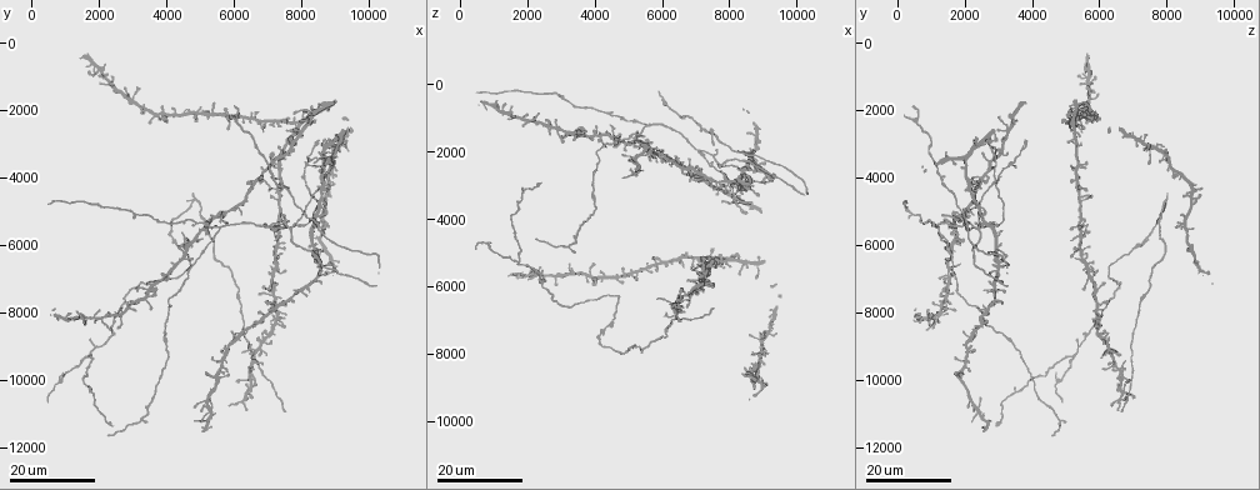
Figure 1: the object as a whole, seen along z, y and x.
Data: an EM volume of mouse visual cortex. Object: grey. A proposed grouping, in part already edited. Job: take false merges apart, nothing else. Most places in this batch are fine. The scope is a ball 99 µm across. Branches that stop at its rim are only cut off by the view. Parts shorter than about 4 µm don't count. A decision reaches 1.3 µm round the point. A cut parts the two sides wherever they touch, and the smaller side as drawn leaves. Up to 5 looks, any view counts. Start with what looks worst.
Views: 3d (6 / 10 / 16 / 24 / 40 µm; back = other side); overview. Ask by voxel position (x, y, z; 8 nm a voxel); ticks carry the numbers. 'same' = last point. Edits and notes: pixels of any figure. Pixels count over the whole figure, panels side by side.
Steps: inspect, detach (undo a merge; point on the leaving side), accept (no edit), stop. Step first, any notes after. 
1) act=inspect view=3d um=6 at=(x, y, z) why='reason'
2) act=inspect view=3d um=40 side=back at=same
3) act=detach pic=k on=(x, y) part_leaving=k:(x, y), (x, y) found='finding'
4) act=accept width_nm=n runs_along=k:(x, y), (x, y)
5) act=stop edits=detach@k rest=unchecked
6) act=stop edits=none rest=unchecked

act=inspect view=3d um=24 at=(5600, 5400, 1200) why='thin arm on a thick one'

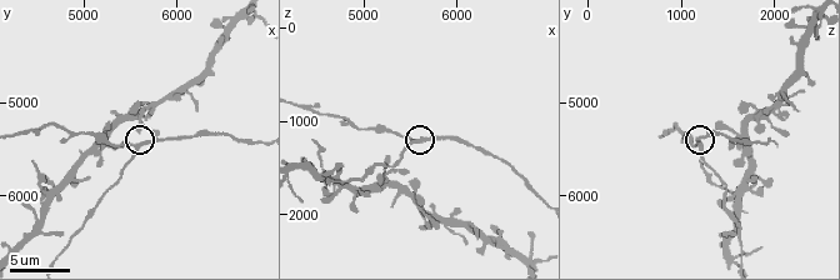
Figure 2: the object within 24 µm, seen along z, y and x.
act=inspect view=3d um=6 at=(5600, 5500, 1250) why='zoom in'

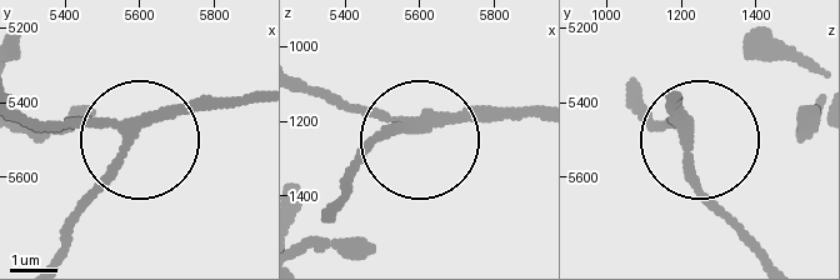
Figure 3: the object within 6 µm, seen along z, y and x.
act=accept width_nm=210 runs_along=3:(248, 98), (200, 98), (129, 134), (20, 121) found='all the same cell'

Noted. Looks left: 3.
act=inspect view=3d um=16 at=(4900, 4700, 7900) why='three-way junction'

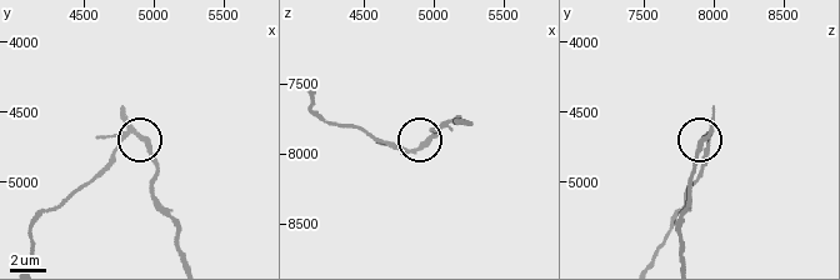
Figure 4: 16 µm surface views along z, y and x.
act=inspect view=3d um=10 at=(4880, 4660, 7940)

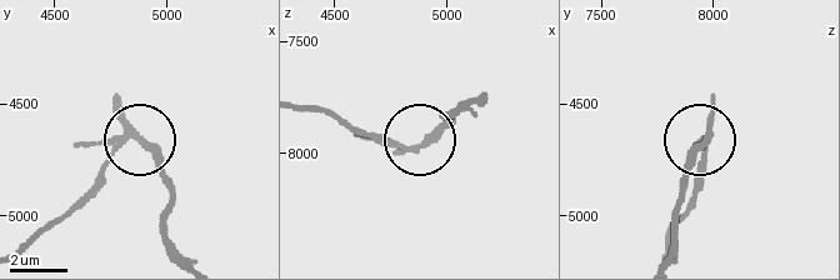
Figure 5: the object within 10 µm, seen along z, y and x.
act=detach pic=5 on=(99, 175) part_leaving=5:(123, 140), (100, 174), (21, 245) found='a second cell is stuck on'

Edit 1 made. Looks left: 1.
act=stop edits=detach@5 rest=unchecked

